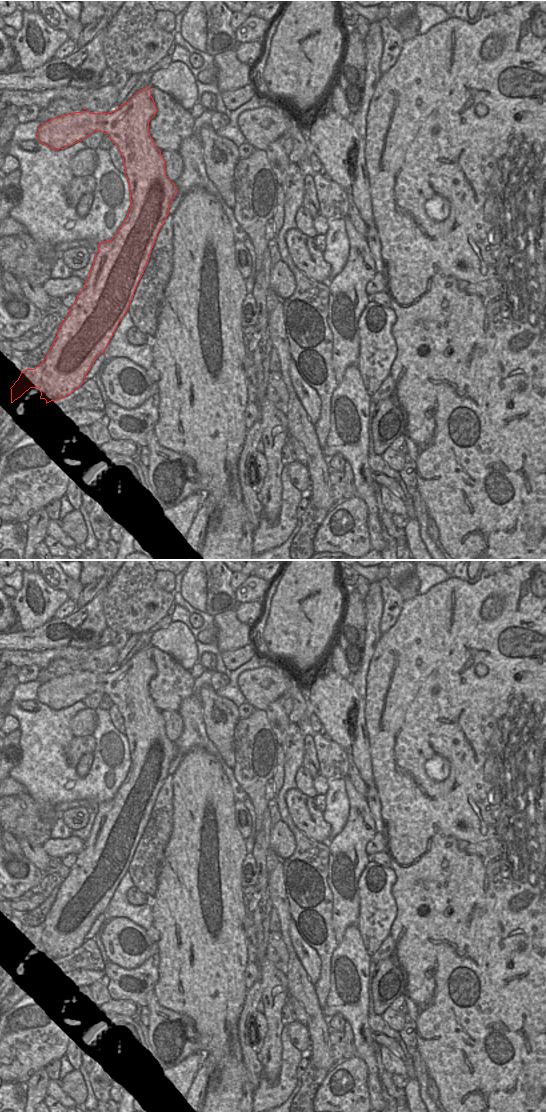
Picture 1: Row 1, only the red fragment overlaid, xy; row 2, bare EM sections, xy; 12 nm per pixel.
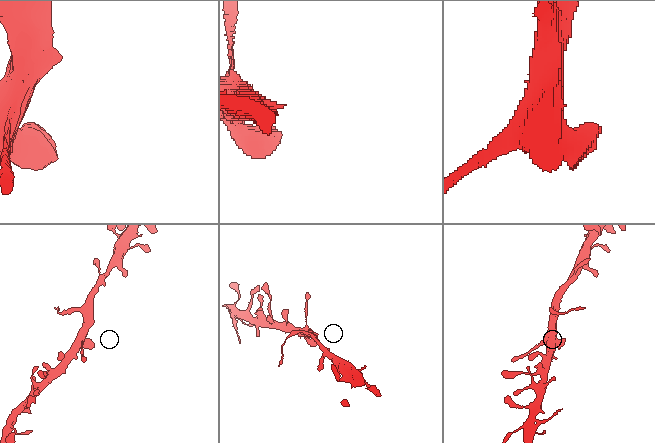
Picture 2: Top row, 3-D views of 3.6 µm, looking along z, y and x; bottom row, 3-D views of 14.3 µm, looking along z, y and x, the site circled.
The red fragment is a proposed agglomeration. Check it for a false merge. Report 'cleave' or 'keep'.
cleave

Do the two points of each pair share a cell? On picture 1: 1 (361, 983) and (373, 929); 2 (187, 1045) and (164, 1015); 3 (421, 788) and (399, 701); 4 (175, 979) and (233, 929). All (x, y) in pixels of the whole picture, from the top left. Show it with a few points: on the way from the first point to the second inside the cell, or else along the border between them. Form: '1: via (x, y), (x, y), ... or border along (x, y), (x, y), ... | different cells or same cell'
1: border along (359, 932), (365, 951), (370, 956) | different cells
2: via (178, 1040), (161, 1024) | same cell
3: via (421, 766), (421, 754), (418, 751), (418, 723) | same cell
4: via (189, 970), (219, 940) | same cell

